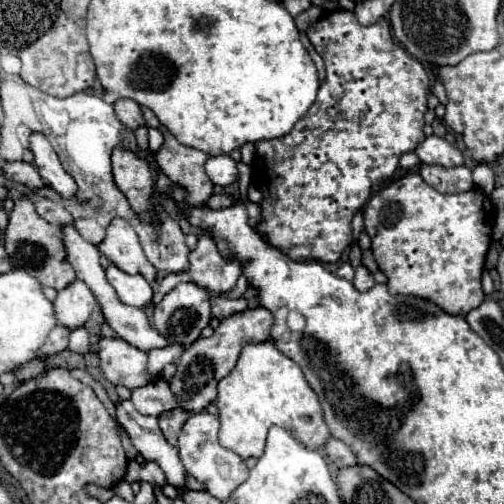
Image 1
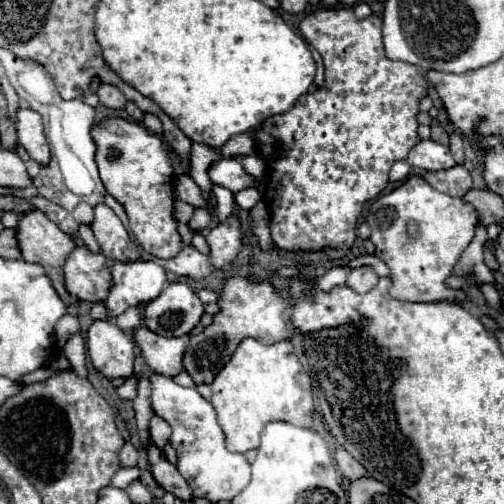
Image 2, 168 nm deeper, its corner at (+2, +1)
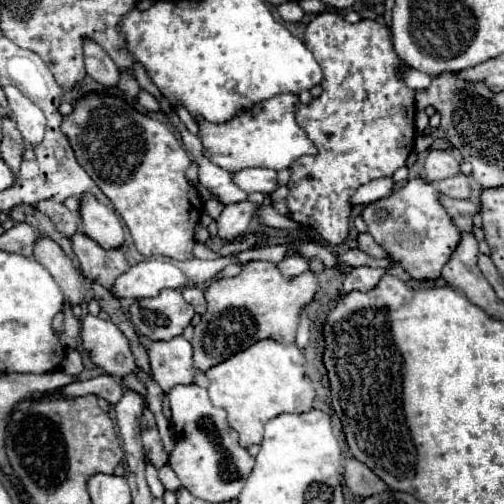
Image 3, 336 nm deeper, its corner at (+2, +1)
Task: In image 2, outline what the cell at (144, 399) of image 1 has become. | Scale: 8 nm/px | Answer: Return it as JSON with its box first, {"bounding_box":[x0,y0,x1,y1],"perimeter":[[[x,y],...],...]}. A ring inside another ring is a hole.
{"bounding_box":[152,375,250,501],"perimeter":[[[152,375],[152,411],[172,427],[170,443],[178,455],[178,471],[188,481],[196,497],[208,501],[232,501],[250,483],[250,463],[244,455],[232,453],[224,445],[224,431],[216,421],[216,411],[196,387],[176,385],[170,377]]]}

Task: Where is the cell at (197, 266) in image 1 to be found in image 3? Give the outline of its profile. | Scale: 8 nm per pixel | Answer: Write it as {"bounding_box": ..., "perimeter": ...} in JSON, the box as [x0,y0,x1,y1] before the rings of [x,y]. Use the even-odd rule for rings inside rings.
{"bounding_box":[218,201,258,241],"perimeter":[[[250,201],[226,205],[222,215],[218,217],[218,237],[222,241],[234,241],[236,237],[242,237],[248,229],[248,223],[252,221],[252,211],[256,207],[258,205]]]}

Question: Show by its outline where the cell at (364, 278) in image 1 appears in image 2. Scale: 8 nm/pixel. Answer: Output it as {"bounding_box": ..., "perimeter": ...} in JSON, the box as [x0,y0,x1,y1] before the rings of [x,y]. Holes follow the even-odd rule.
{"bounding_box":[346,267,378,293],"perimeter":[[[372,267],[352,269],[348,275],[348,281],[346,281],[346,285],[350,289],[354,289],[356,293],[368,293],[376,283],[378,283],[378,275],[374,273]]]}

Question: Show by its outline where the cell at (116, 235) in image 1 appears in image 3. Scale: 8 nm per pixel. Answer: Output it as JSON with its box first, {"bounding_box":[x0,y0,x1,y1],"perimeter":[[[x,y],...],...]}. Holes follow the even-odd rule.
{"bounding_box":[80,193,124,247],"perimeter":[[[92,193],[82,195],[80,219],[84,233],[96,243],[100,243],[100,247],[124,247],[124,227],[118,215],[106,205],[102,205]]]}

